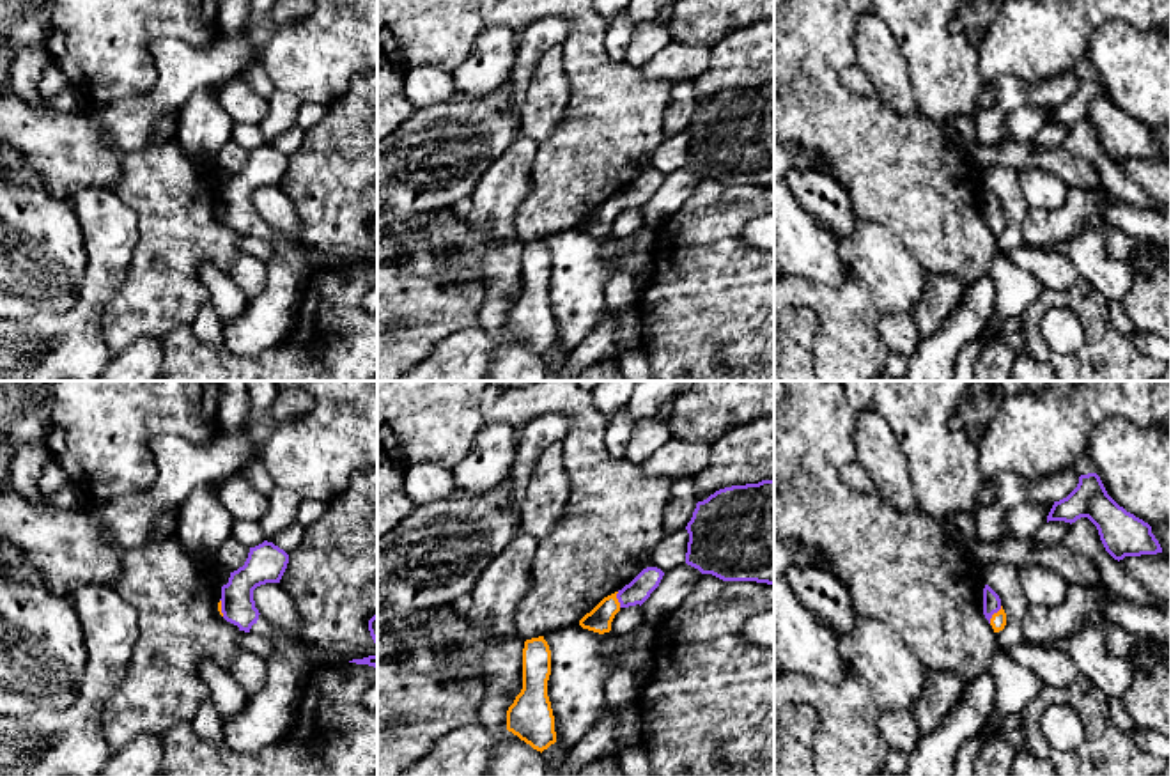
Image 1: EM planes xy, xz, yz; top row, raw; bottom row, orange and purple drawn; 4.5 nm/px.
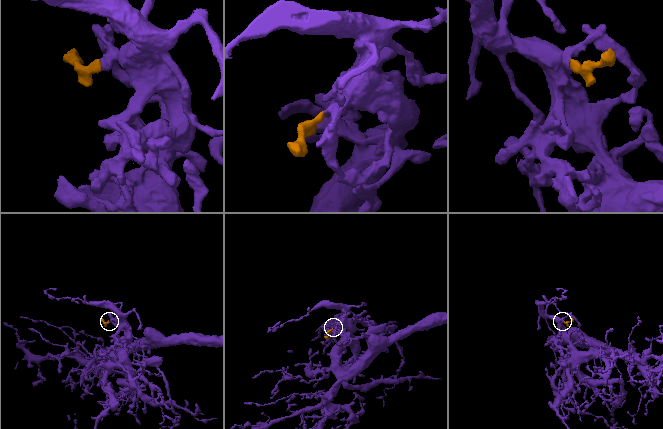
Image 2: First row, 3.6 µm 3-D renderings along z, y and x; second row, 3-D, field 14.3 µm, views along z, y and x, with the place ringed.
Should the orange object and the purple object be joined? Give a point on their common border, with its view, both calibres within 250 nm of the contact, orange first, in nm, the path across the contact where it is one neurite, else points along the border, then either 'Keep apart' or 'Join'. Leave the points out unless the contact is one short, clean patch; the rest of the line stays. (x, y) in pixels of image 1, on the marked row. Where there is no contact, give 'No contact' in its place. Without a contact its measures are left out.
Touches orange at yz (992, 615). Thickness 70 nm (orange) against 80 nm. Path across: yz (998, 620), (992, 615), (991, 599). Join

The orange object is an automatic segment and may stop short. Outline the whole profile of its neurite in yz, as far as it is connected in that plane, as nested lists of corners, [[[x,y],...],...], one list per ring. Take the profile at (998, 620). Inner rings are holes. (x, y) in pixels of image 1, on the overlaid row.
[[[985,585],[983,588],[983,615],[992,625],[994,632],[999,632],[1004,629],[1006,613],[1001,606],[999,595],[989,585]]]

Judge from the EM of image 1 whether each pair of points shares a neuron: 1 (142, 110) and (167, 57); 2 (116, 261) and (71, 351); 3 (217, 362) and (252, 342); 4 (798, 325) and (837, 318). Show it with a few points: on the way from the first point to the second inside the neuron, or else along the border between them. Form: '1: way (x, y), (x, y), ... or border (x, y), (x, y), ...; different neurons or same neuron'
1: way (156, 98), (167, 87), (167, 71); same neuron
2: way (101, 284), (80, 328); same neuron
3: border (224, 344), (240, 356), (255, 356), (273, 346); different neurons
4: border (792, 307), (814, 312), (817, 325), (814, 362); different neurons

